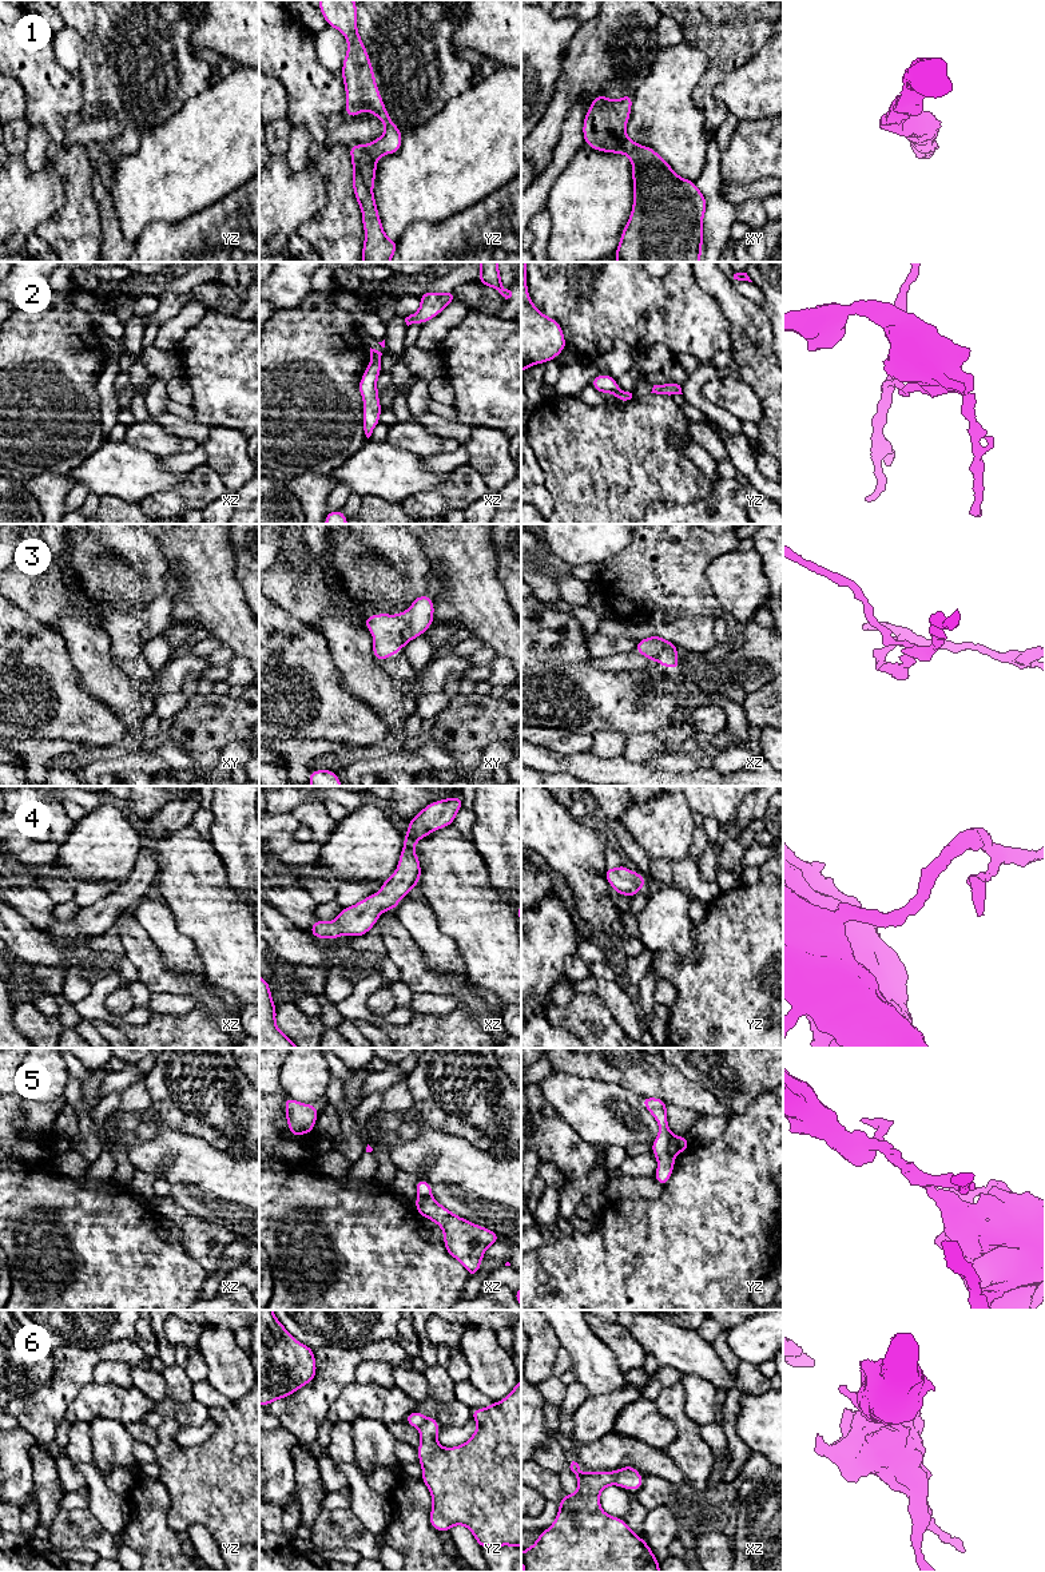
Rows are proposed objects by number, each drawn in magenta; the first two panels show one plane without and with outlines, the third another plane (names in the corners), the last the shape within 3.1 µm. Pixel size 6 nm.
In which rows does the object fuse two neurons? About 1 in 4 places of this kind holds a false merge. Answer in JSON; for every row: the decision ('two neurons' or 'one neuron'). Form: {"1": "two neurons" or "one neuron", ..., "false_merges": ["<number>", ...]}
{"1": "one neuron", "2": "two neurons", "3": "one neuron", "4": "one neuron", "5": "two neurons", "6": "two neurons", "false_merges": ["2", "5", "6"]}

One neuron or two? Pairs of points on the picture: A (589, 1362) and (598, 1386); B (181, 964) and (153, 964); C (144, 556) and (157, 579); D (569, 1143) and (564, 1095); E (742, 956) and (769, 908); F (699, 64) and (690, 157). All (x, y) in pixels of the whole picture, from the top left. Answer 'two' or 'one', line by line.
A: one
B: two
C: one
D: two
E: one
F: one

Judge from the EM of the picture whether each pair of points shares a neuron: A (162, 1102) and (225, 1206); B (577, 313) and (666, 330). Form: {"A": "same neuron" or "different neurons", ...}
{"A": "different neurons", "B": "same neuron"}

